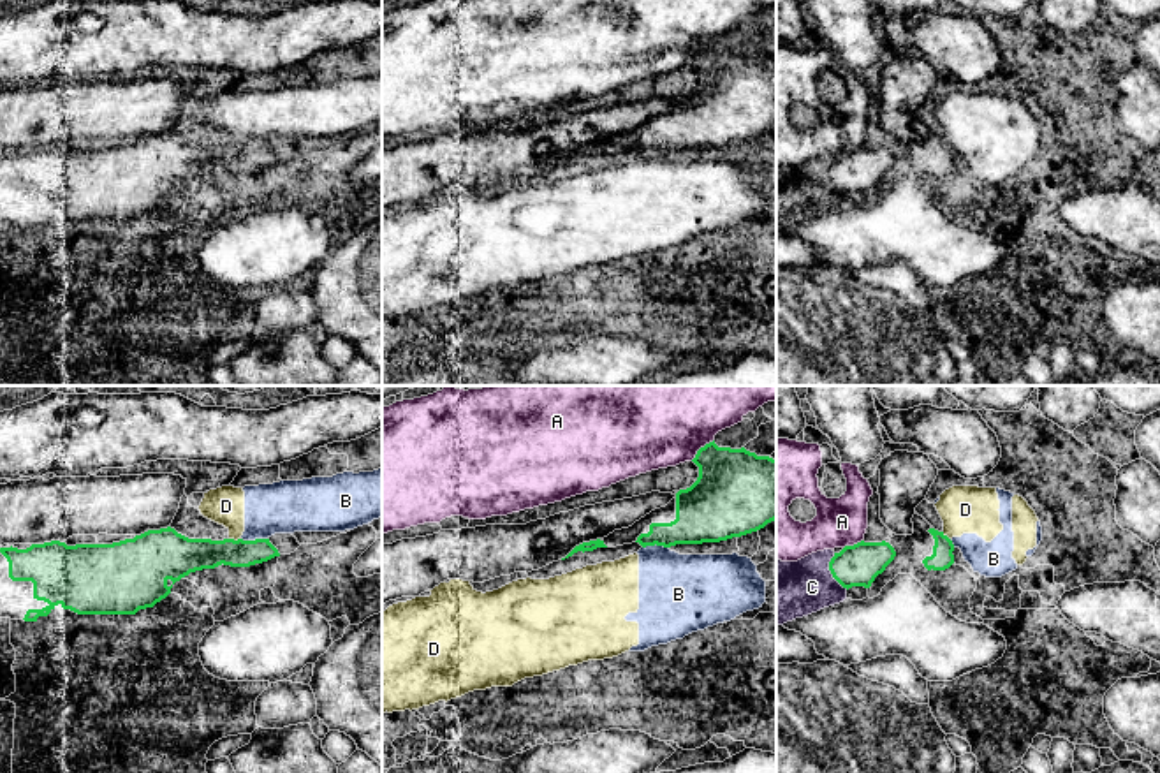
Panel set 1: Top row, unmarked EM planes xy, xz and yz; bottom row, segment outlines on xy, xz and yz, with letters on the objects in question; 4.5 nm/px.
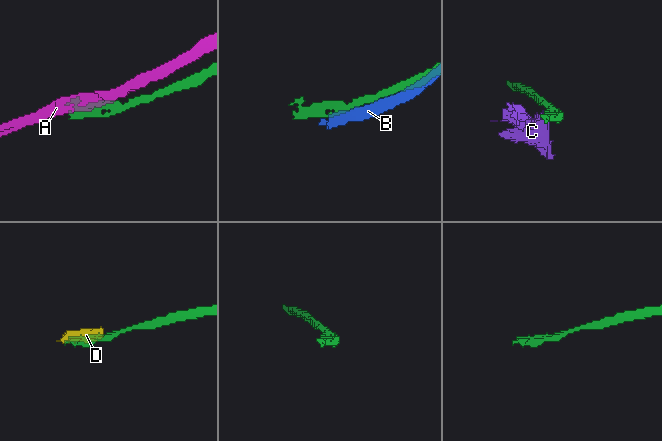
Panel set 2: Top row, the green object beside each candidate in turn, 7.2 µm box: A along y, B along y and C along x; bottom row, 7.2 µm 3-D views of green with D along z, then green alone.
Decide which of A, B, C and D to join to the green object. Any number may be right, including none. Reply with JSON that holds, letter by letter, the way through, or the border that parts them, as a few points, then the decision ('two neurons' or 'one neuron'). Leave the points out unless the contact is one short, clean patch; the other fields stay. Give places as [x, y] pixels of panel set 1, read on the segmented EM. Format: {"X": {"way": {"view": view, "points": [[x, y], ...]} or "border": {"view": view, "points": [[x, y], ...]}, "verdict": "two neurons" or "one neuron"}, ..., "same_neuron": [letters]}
{"A": {"border": {"view": "xz", "points": [[713, 439], [690, 460]]}, "verdict": "two neurons"}, "B": {"verdict": "two neurons"}, "C": {"verdict": "two neurons"}, "D": {"verdict": "two neurons"}, "same_neuron": []}

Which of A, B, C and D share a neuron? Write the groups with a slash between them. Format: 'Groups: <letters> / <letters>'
Groups: A / B D / C

